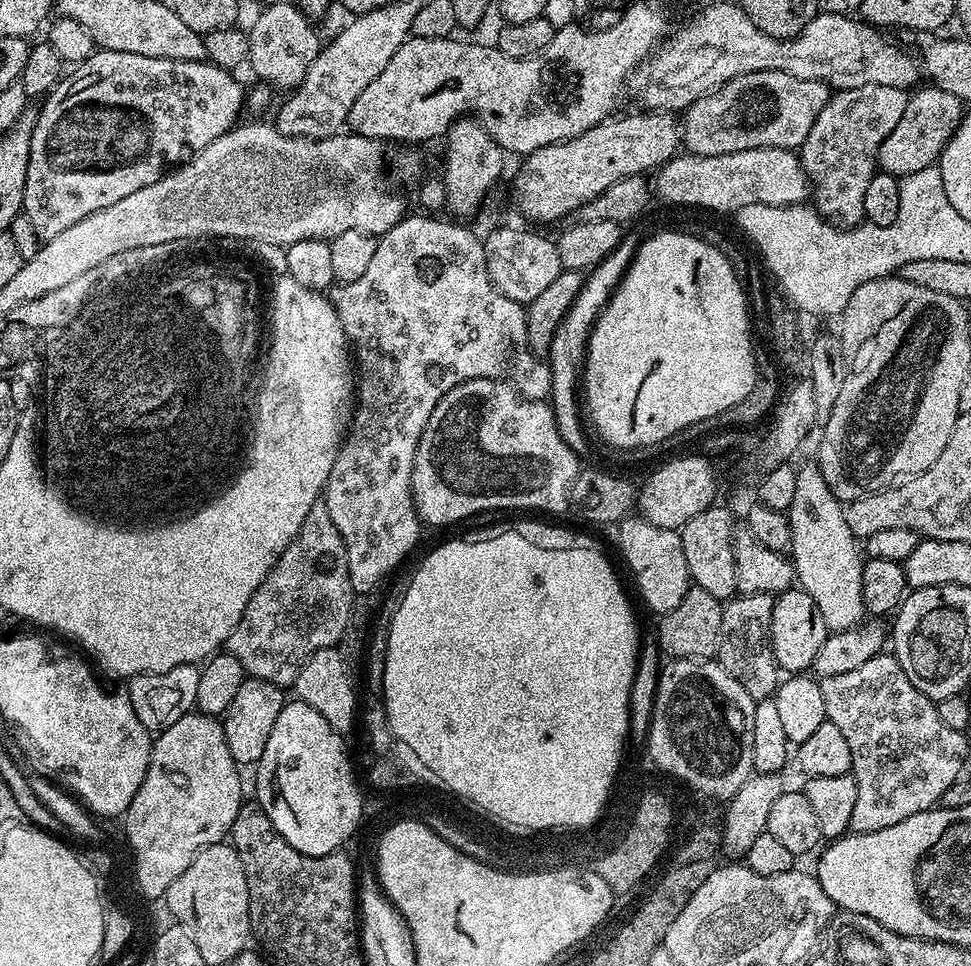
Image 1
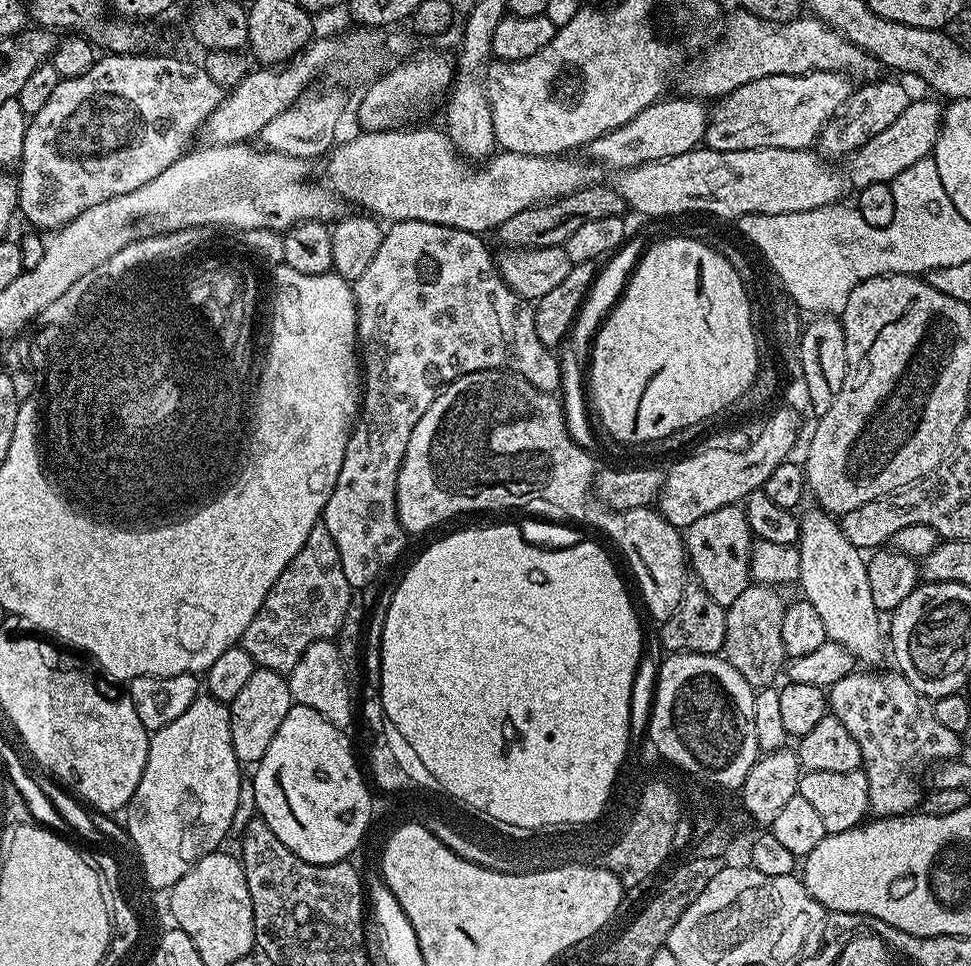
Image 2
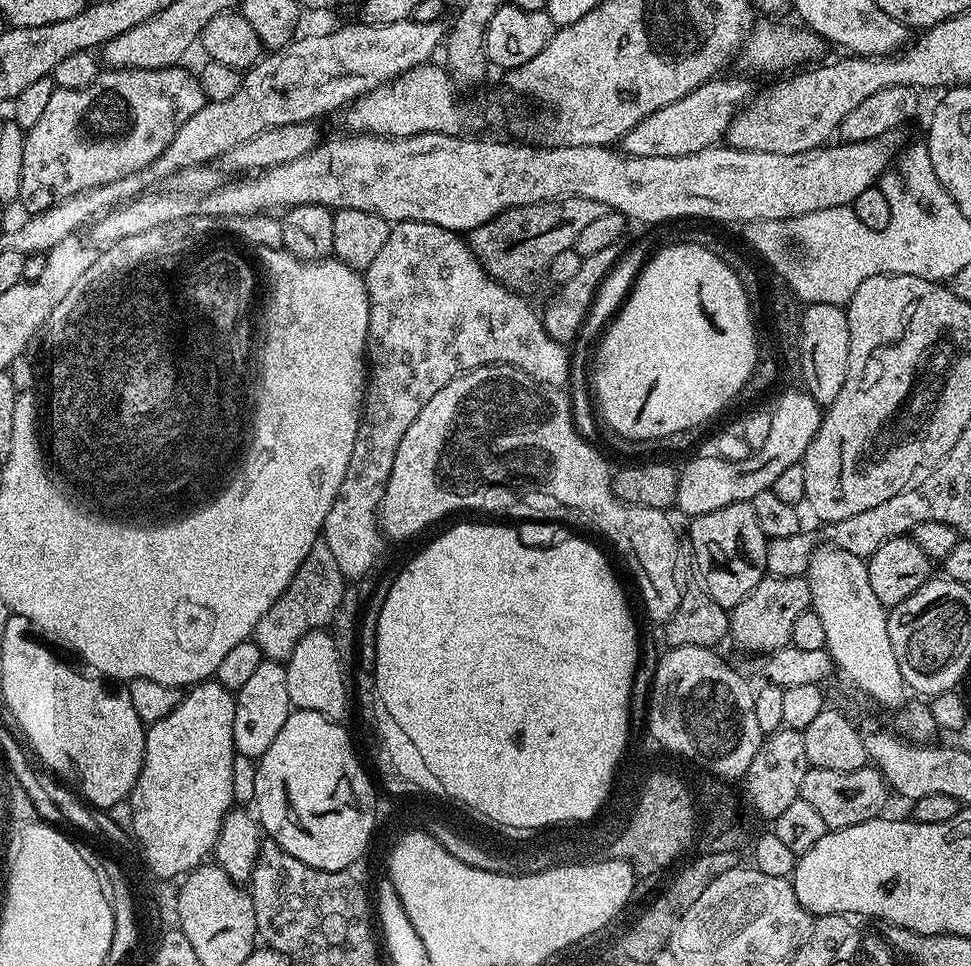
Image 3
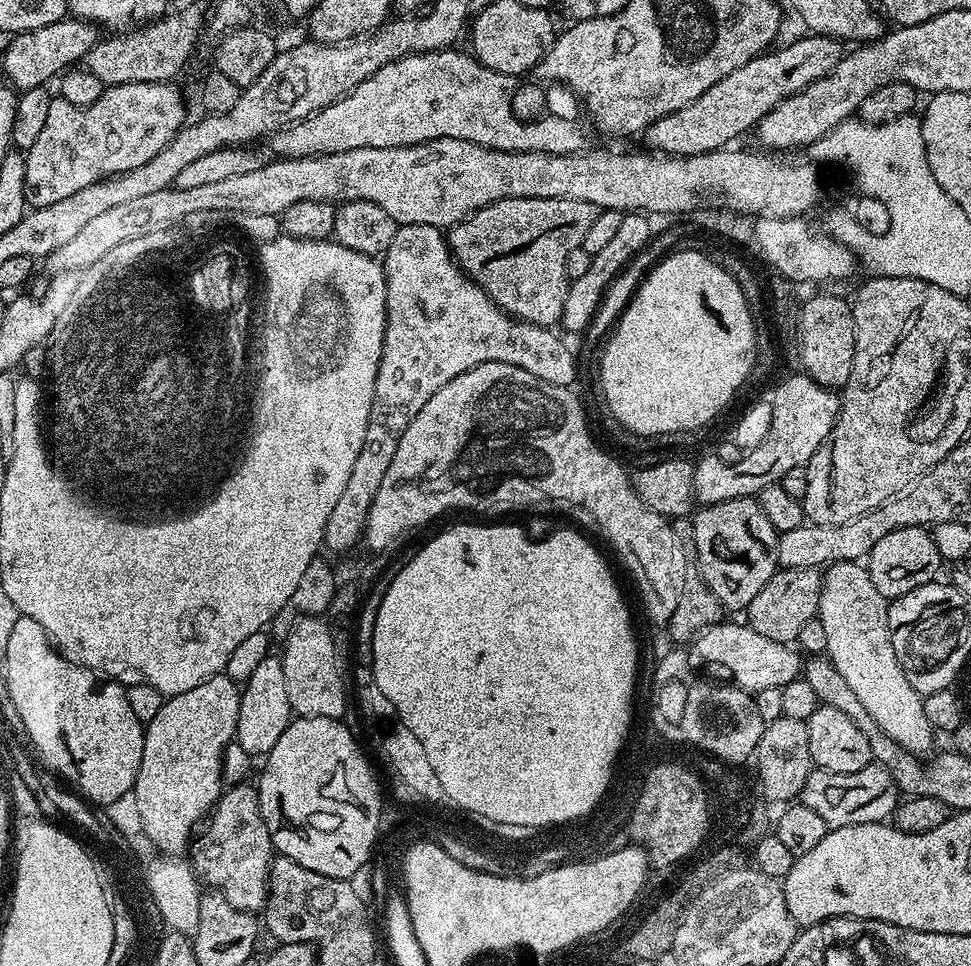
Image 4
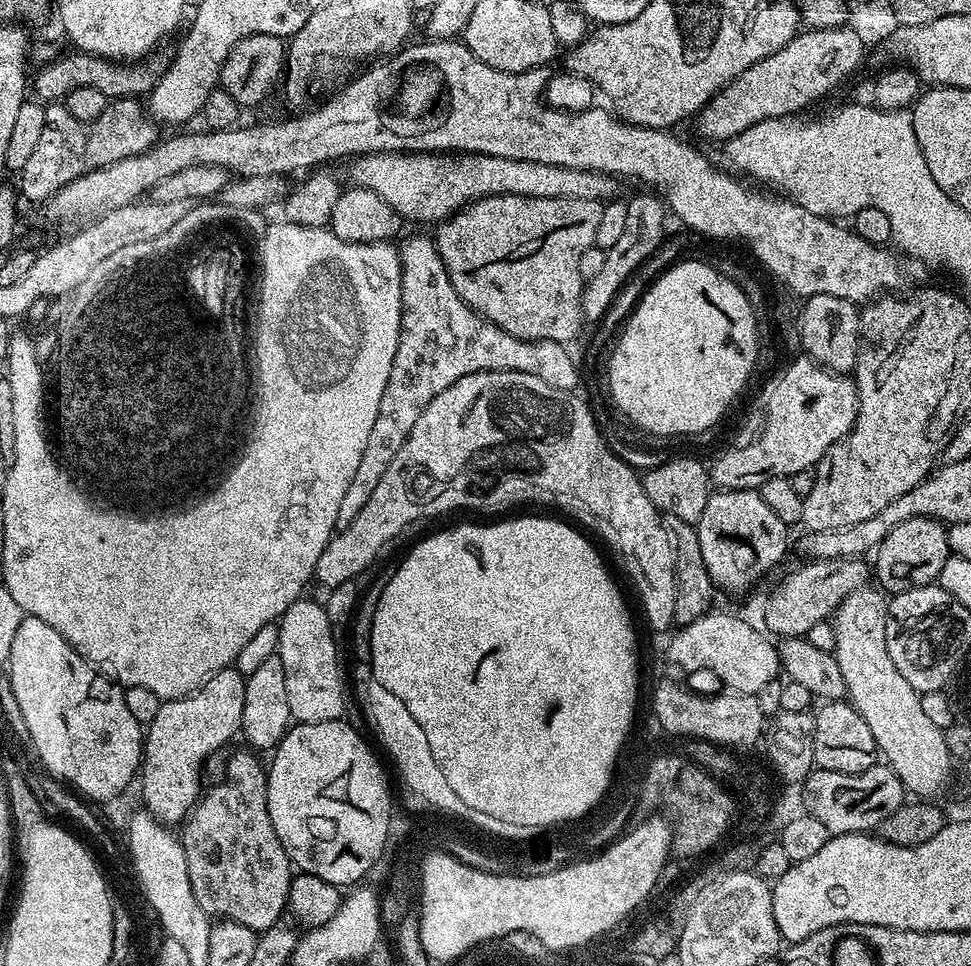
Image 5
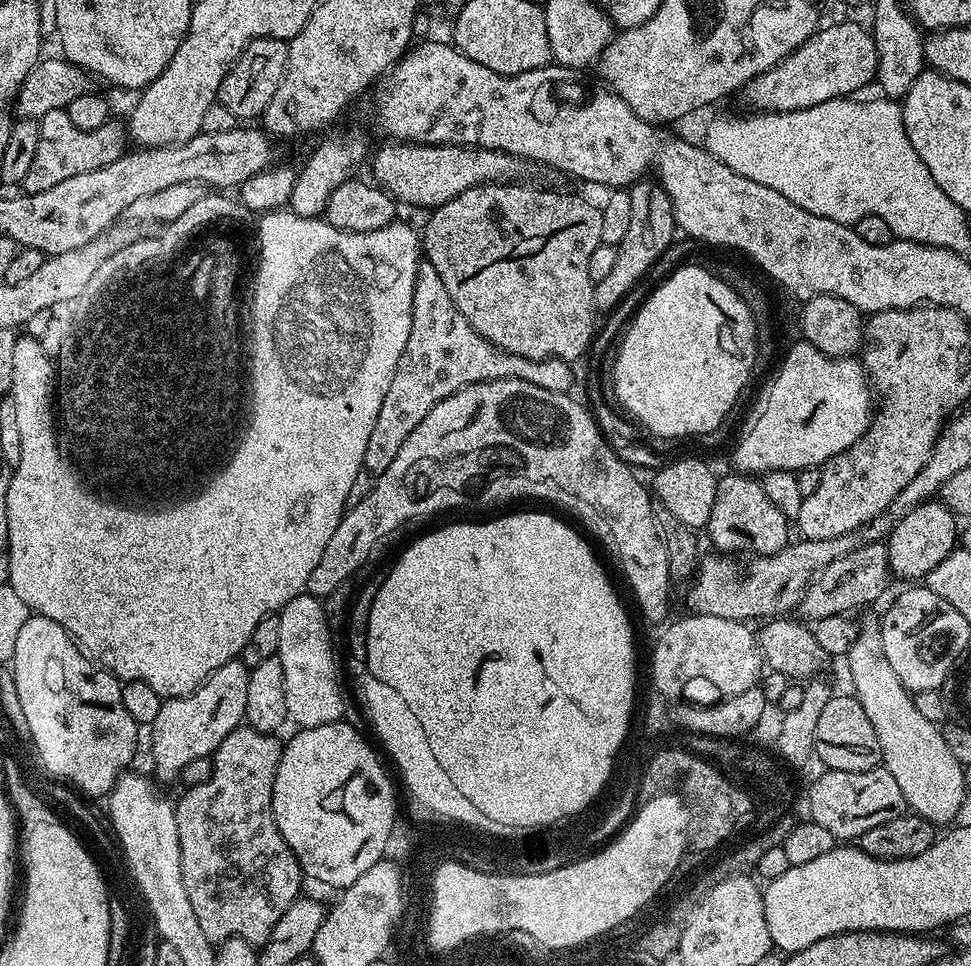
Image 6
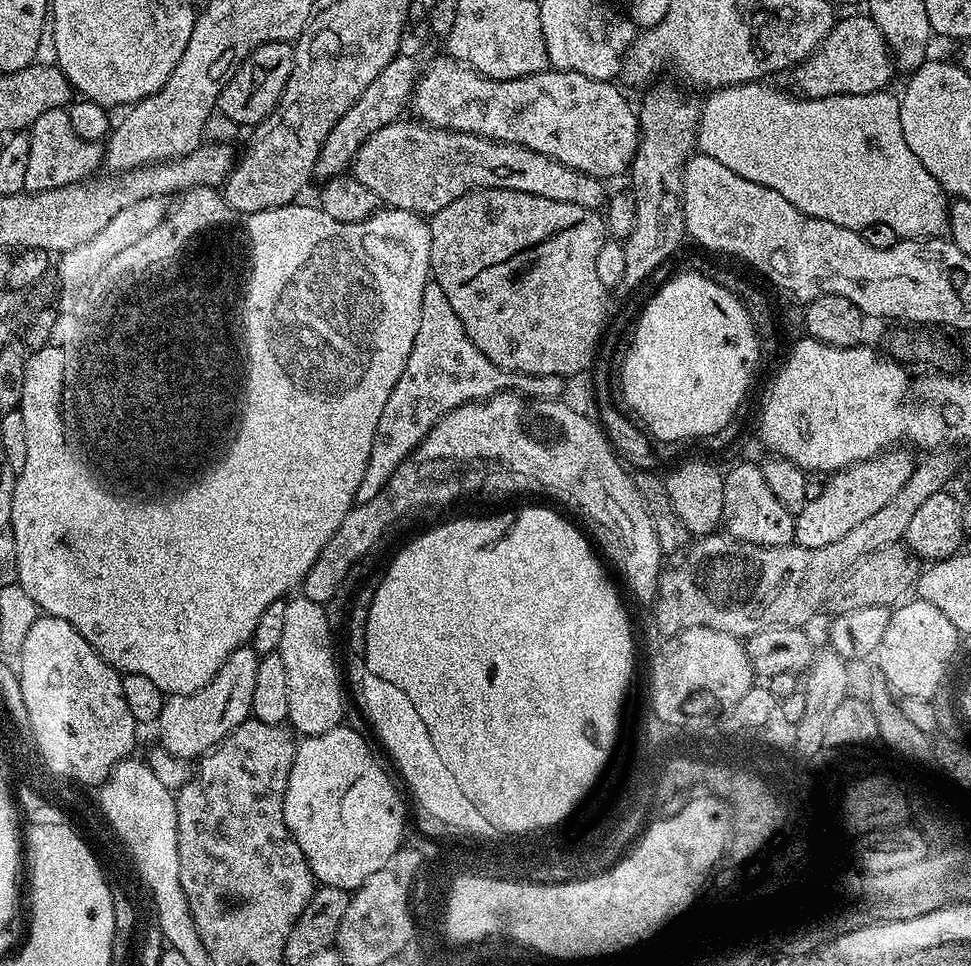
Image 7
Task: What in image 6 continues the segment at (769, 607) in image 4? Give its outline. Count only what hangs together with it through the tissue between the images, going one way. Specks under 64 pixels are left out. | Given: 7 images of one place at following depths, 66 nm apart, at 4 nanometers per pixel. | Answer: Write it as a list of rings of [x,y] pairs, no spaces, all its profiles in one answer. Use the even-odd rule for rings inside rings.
[[[868,542],[857,547],[855,552],[840,556],[826,566],[808,585],[802,601],[802,609],[808,616],[821,620],[827,616],[842,616],[855,613],[855,608],[872,604],[888,588],[888,545],[884,542]]]

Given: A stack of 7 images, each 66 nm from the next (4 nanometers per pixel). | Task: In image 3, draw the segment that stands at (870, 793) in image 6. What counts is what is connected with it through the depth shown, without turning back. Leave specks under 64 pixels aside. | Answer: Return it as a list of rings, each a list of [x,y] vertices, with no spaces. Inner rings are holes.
[[[865,766],[858,770],[822,770],[809,767],[806,778],[802,778],[800,799],[810,802],[814,811],[826,822],[829,830],[858,826],[858,822],[877,819],[888,804],[890,789],[884,774],[875,766]]]

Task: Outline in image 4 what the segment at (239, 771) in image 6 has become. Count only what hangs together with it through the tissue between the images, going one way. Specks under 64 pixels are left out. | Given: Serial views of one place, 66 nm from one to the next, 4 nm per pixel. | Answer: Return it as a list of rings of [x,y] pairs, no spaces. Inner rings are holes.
[[[236,784],[229,792],[228,789],[221,791],[215,808],[207,817],[206,827],[195,841],[194,852],[195,848],[194,871],[197,877],[209,889],[224,896],[230,906],[256,914],[268,903],[268,875],[274,849],[270,830],[266,830],[262,818],[260,793],[253,785],[251,788],[248,784]]]

